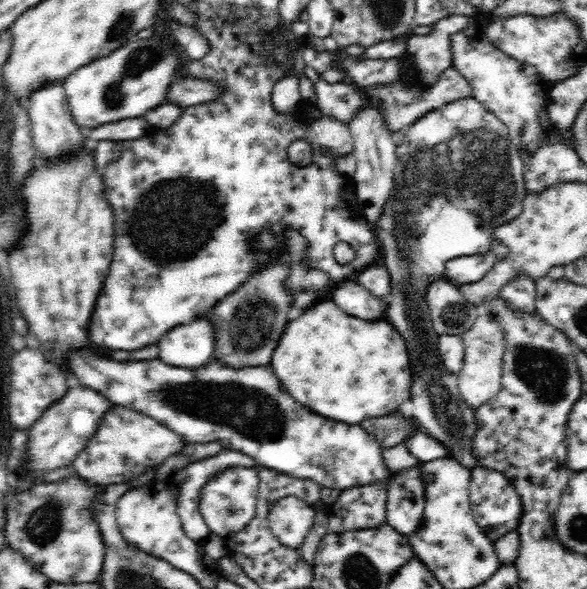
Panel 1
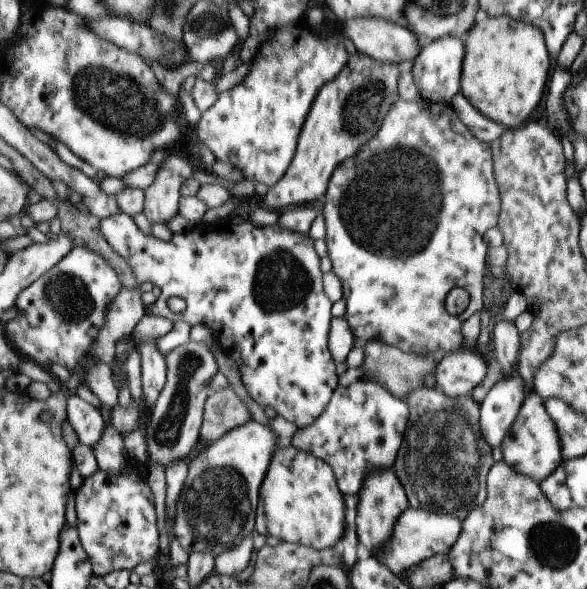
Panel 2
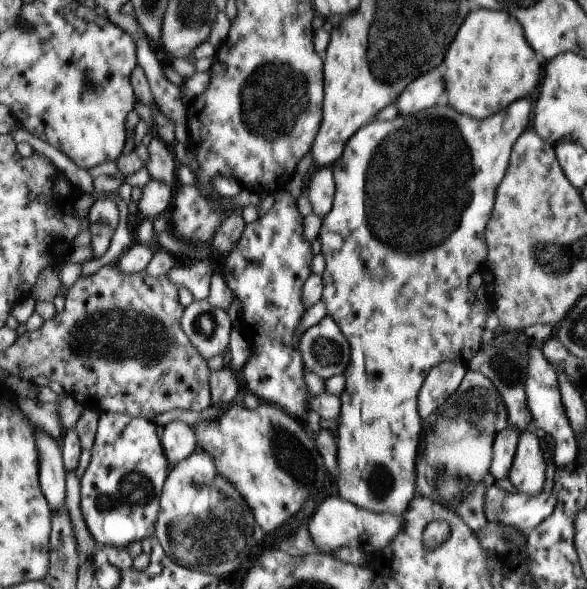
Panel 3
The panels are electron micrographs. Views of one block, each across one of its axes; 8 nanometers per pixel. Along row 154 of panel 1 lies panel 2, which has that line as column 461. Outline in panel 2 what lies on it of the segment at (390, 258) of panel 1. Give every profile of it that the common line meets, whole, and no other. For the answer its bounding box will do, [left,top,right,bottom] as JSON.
[391,387,491,514]

